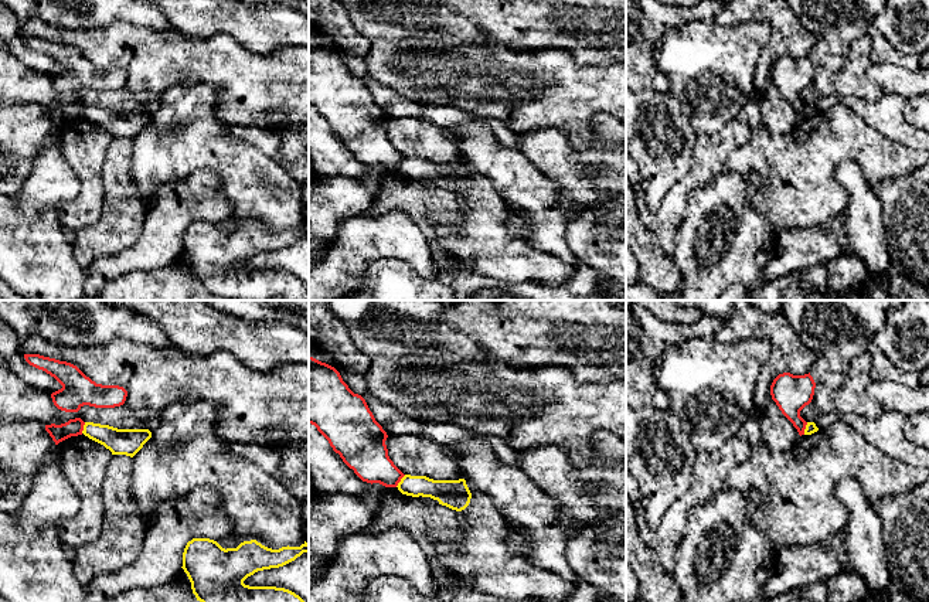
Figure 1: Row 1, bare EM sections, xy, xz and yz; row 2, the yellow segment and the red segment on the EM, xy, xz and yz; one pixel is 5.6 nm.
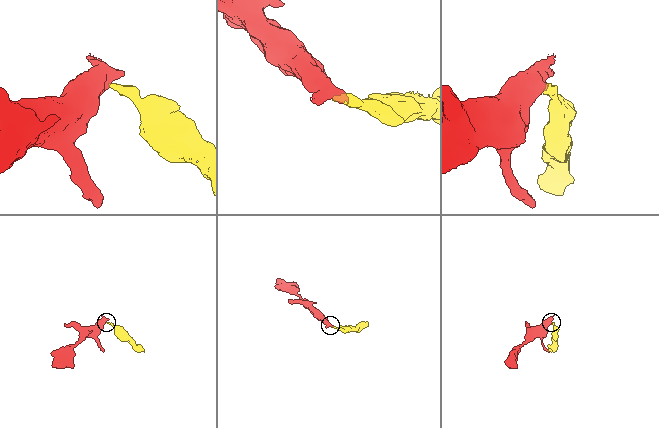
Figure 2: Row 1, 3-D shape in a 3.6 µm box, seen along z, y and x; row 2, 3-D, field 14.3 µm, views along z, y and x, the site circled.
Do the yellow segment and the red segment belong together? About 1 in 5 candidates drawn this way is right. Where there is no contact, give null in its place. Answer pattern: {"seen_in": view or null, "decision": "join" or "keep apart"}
{"seen_in": "xz", "decision": "keep apart"}

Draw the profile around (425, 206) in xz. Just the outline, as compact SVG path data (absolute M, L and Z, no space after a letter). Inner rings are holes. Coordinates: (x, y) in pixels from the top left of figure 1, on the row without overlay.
M398 170L388 171L394 174L395 180L385 183L372 198L368 212L374 217L392 211L406 214L426 232L436 265L446 269L472 269L445 249L433 231L435 224L462 225L467 200L462 194L438 186L423 187L416 180L402 177Z

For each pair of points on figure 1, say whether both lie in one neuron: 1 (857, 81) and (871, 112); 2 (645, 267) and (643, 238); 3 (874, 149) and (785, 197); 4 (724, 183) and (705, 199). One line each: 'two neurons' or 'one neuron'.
1: two neurons
2: one neuron
3: one neuron
4: one neuron

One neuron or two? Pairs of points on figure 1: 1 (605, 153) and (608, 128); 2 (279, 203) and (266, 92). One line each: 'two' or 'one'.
1: one
2: two

